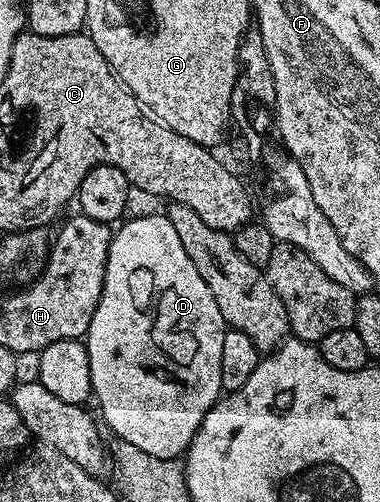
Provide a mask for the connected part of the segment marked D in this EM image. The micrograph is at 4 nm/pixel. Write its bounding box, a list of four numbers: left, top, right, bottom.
[84,214,228,460]

